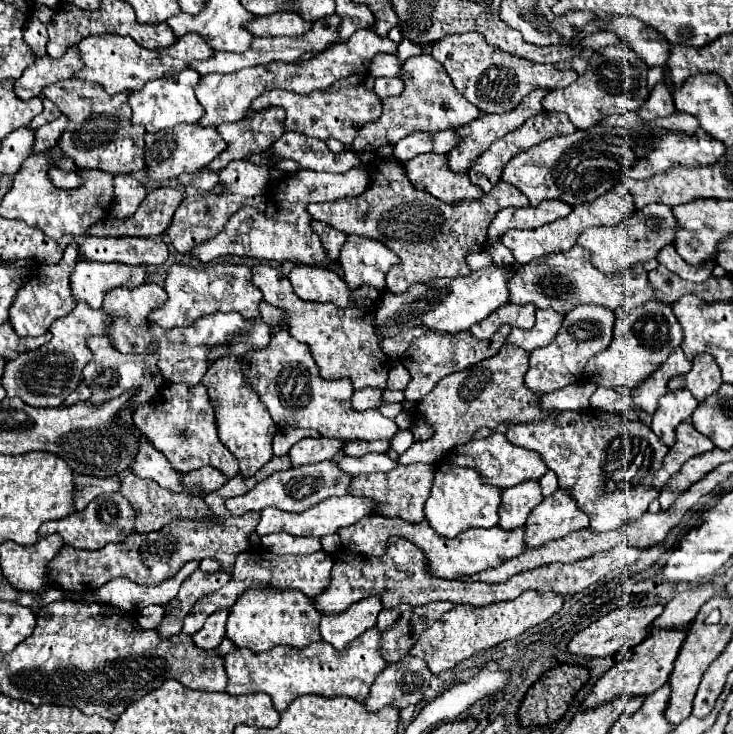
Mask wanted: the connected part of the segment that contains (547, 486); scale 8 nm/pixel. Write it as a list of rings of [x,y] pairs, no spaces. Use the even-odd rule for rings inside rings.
[[[548,470],[548,472],[540,478],[540,486],[542,486],[542,494],[544,494],[544,496],[552,494],[552,492],[558,488],[558,480],[554,478],[554,472],[552,472],[552,470]]]

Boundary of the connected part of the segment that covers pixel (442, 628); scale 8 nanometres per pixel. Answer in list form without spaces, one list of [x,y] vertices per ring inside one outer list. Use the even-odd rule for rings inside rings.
[[[528,590],[526,594],[520,594],[518,598],[510,602],[496,602],[494,606],[456,606],[442,614],[438,622],[434,622],[430,628],[422,632],[410,654],[420,656],[428,662],[428,668],[434,670],[432,674],[440,674],[446,668],[452,668],[464,658],[470,658],[472,654],[492,648],[504,640],[516,638],[524,630],[548,620],[554,612],[558,612],[564,604],[564,598],[560,594],[536,594]]]

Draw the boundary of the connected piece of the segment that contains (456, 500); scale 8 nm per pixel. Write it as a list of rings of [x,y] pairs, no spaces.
[[[450,462],[436,466],[434,486],[424,504],[424,514],[430,526],[446,538],[454,538],[468,528],[492,528],[498,524],[498,506],[502,490],[482,482],[482,476],[474,468],[460,468]]]

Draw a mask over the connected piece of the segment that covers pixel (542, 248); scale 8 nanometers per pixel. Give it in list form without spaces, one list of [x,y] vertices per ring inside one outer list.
[[[618,184],[610,192],[606,192],[602,198],[596,198],[592,202],[584,202],[582,206],[574,206],[574,210],[560,220],[554,220],[554,222],[534,228],[534,230],[508,230],[500,240],[506,248],[512,250],[518,264],[528,264],[530,260],[540,258],[544,254],[556,254],[556,252],[570,250],[576,244],[576,238],[582,230],[586,230],[590,226],[614,226],[614,224],[622,222],[632,212],[634,212],[632,196],[624,184]]]

